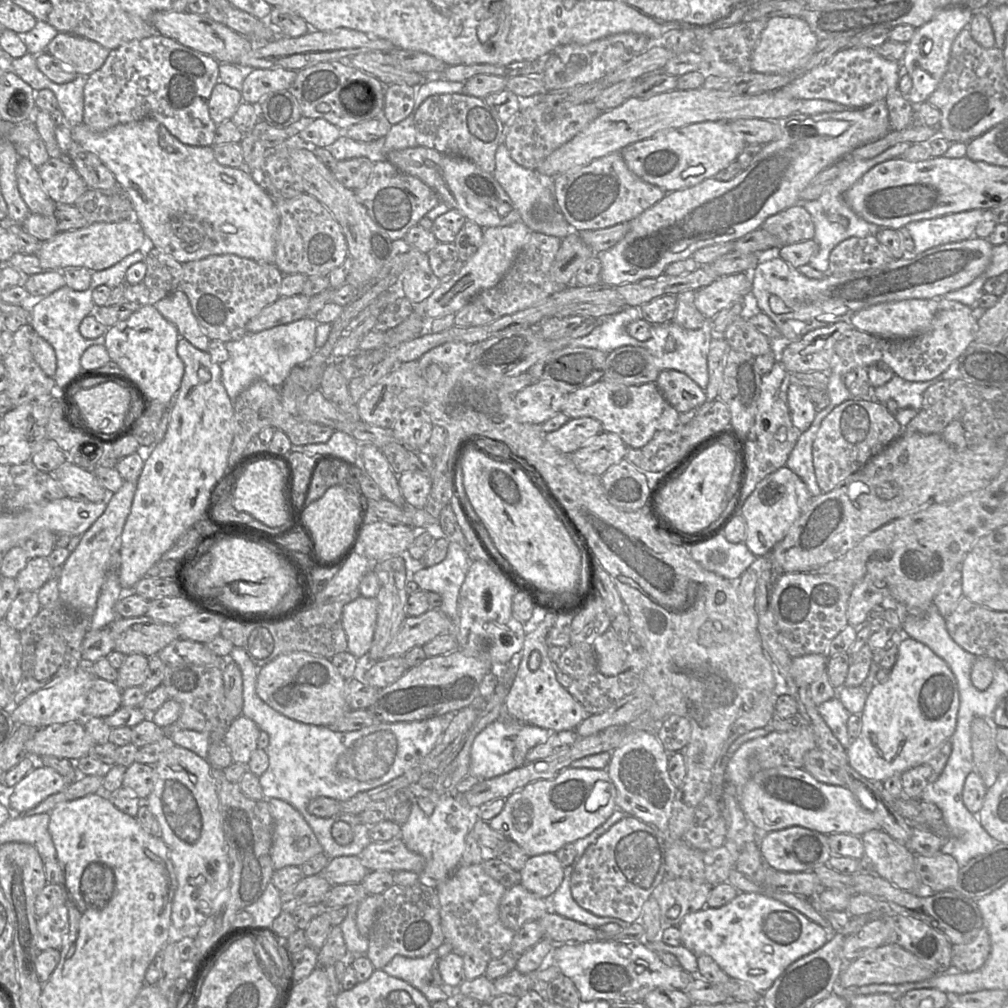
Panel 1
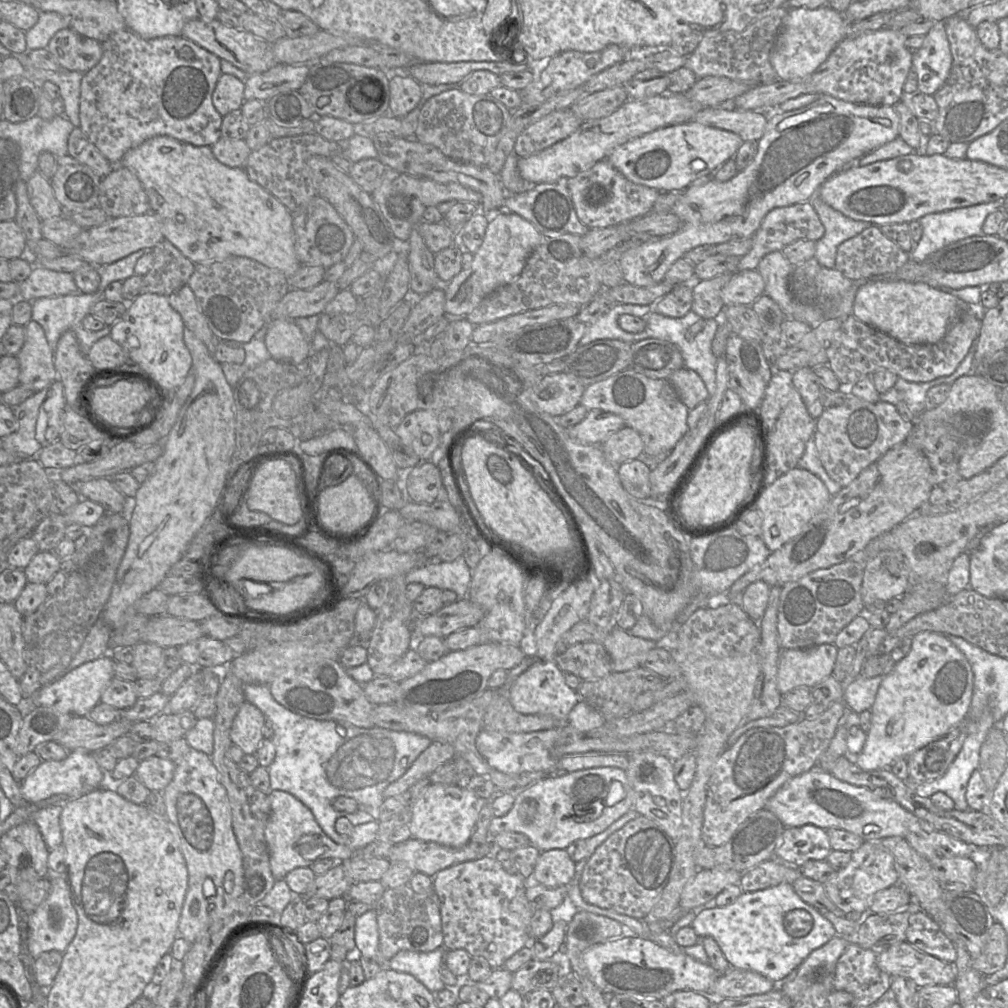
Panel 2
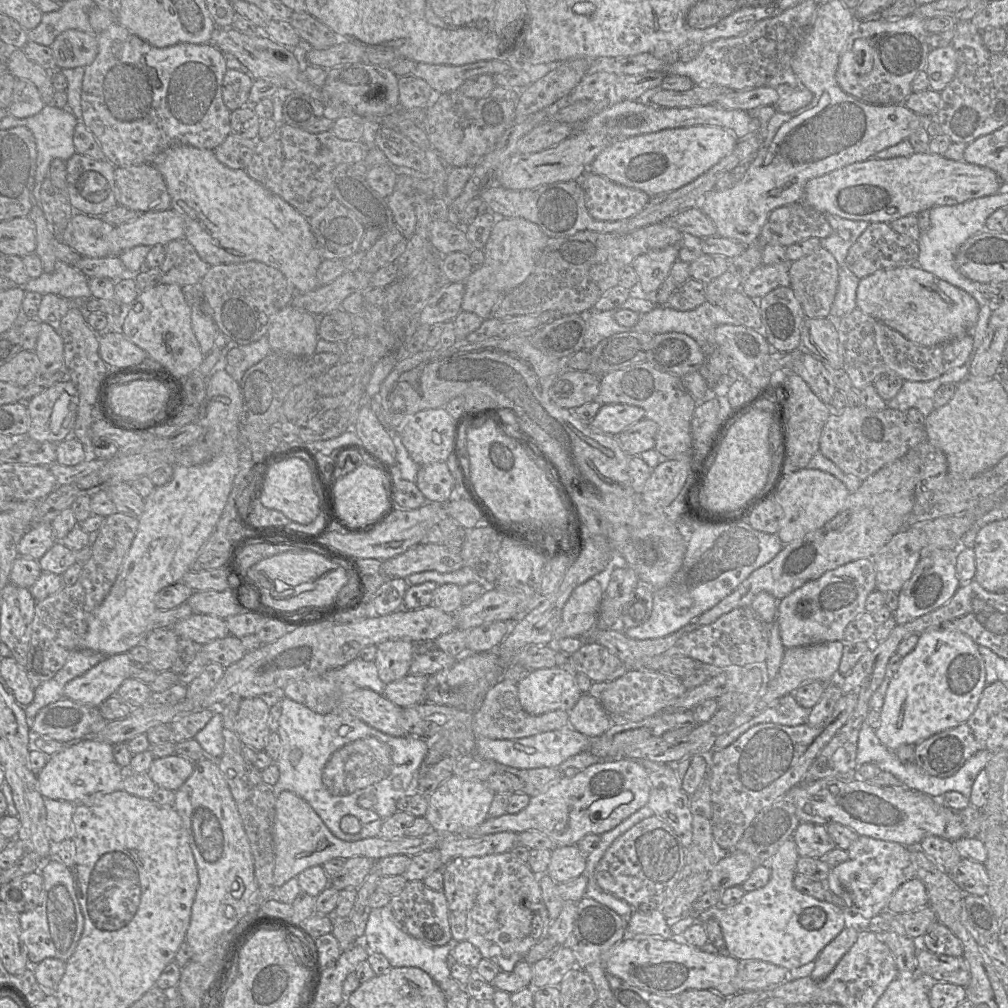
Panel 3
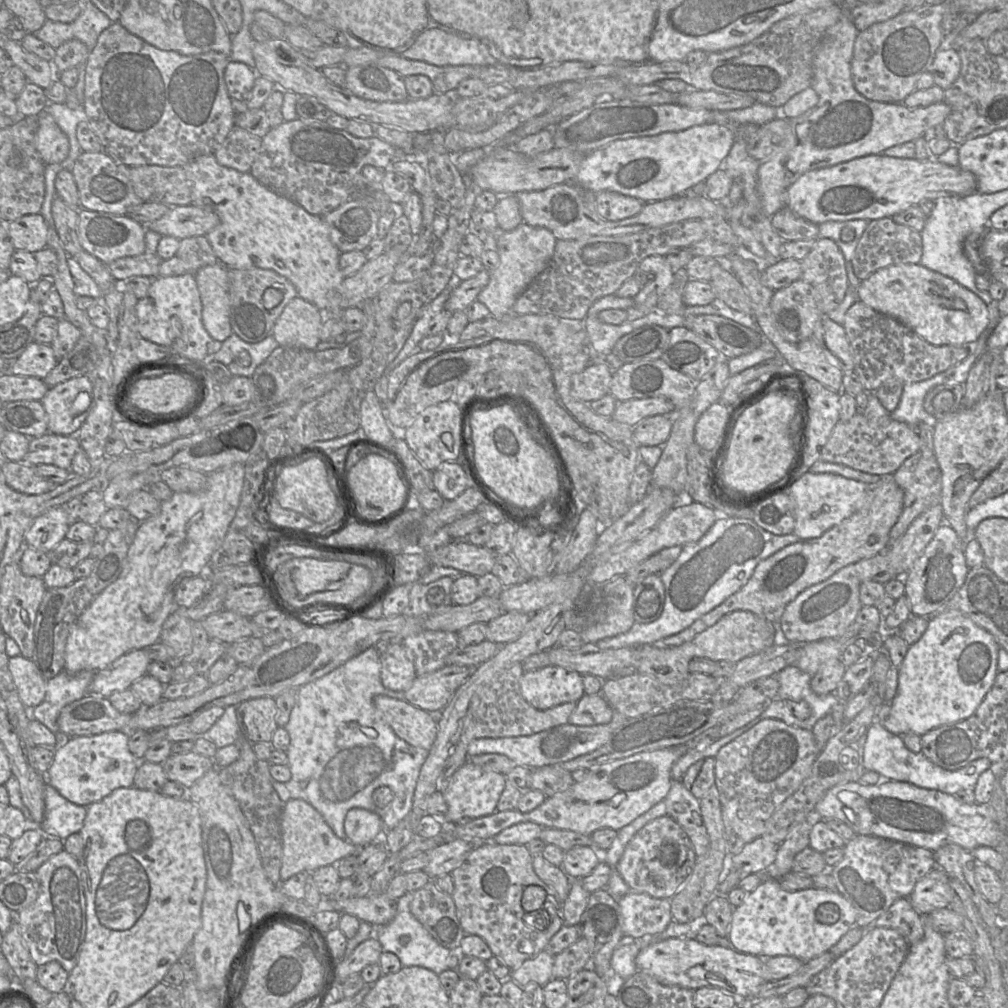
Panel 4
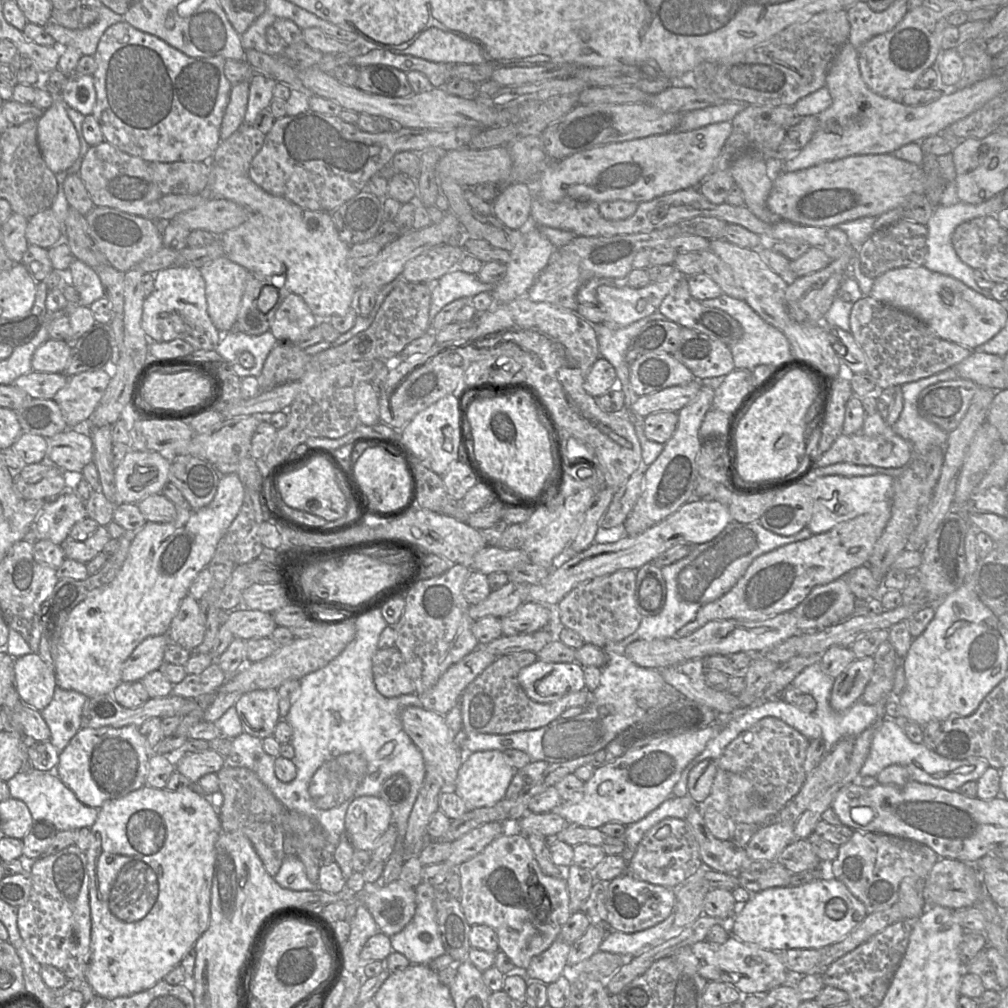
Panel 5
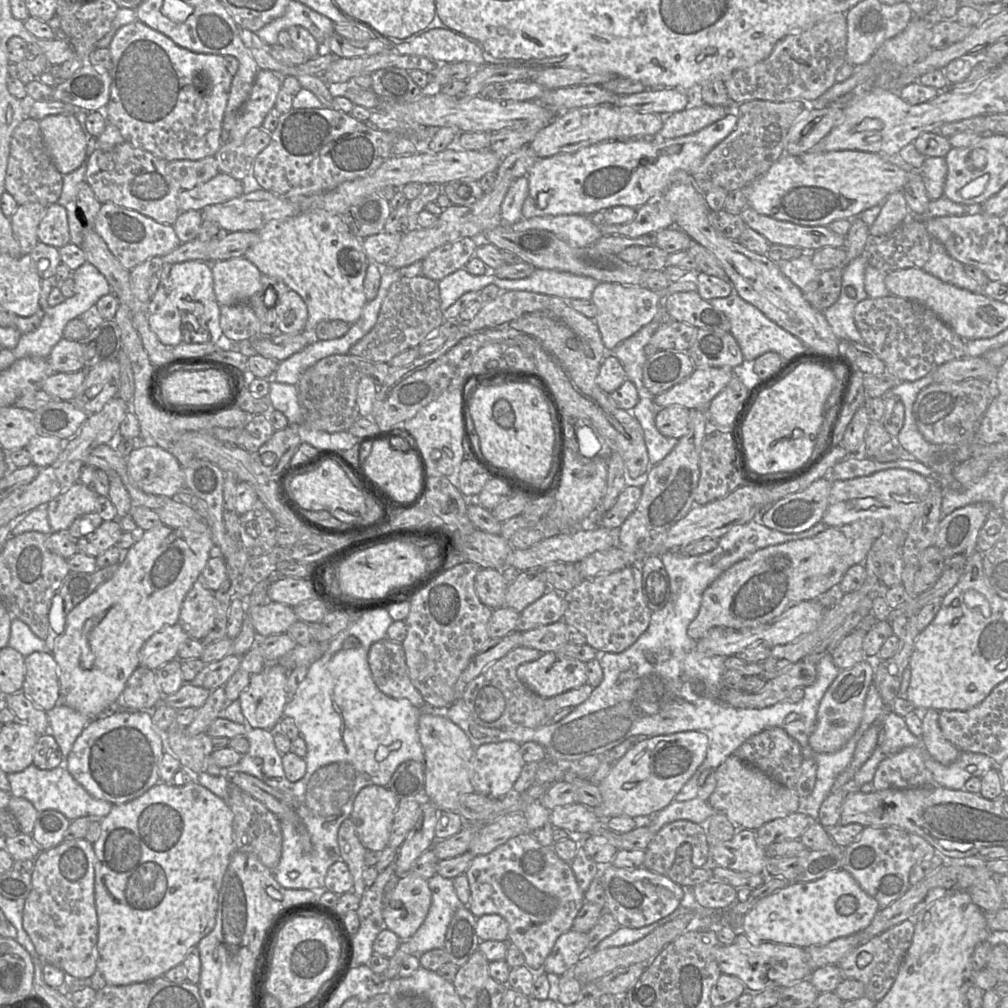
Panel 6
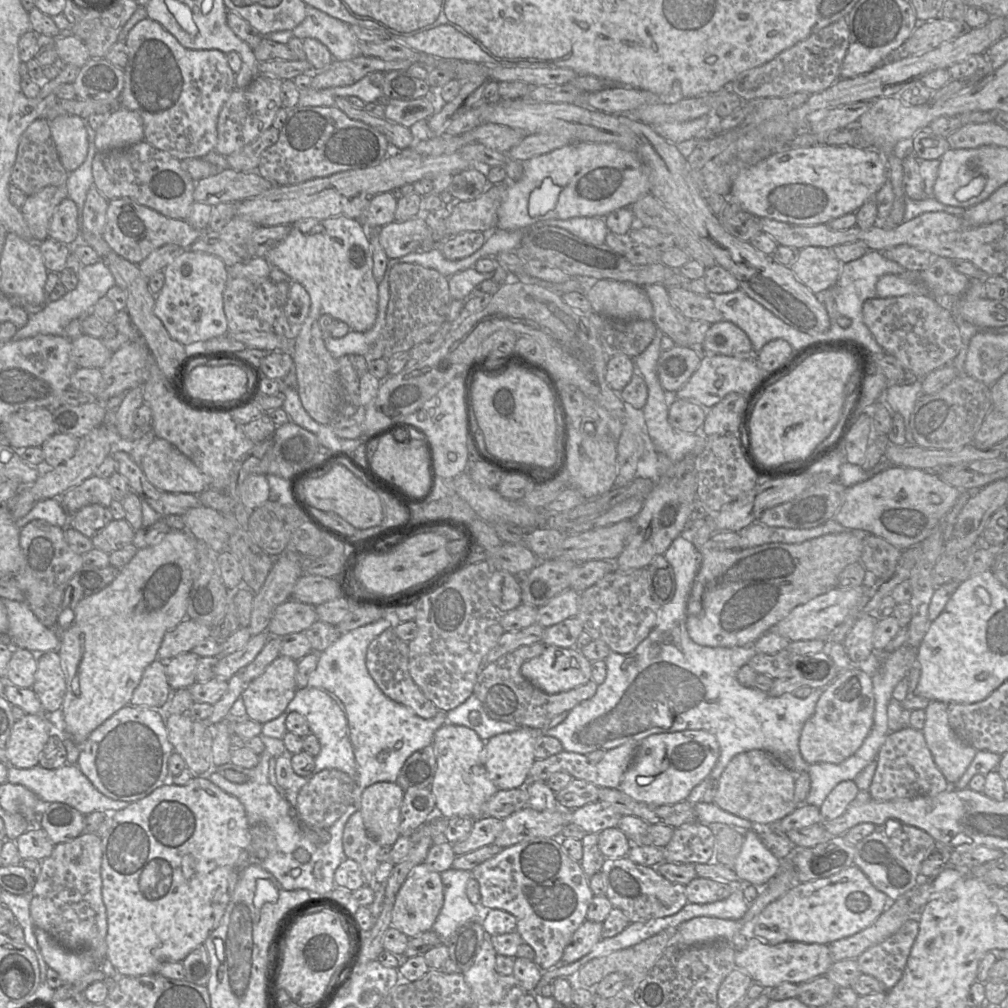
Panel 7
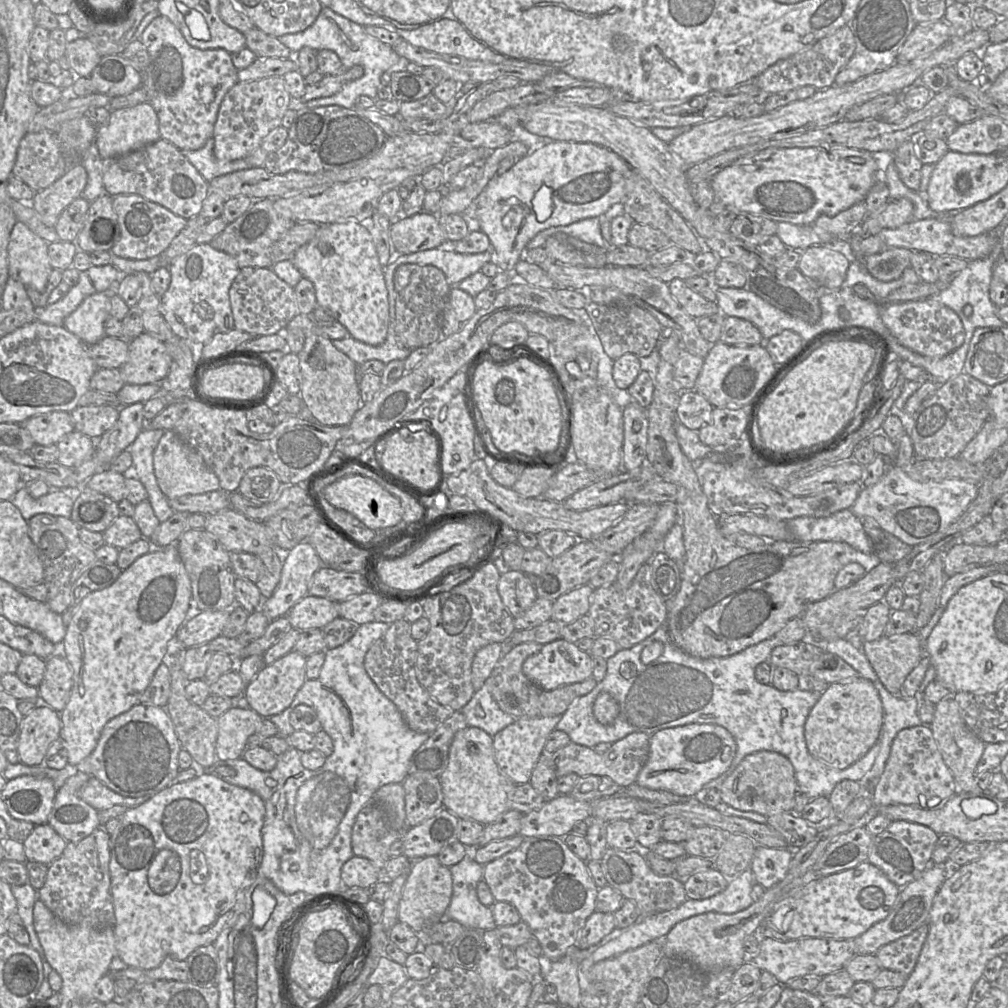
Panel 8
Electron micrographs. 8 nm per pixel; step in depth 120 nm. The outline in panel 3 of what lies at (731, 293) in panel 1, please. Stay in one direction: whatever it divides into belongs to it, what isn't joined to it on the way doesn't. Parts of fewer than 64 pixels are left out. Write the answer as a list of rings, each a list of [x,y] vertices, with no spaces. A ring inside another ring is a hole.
[[[761,265],[745,279],[740,290],[758,301],[777,287],[789,286],[789,265]]]

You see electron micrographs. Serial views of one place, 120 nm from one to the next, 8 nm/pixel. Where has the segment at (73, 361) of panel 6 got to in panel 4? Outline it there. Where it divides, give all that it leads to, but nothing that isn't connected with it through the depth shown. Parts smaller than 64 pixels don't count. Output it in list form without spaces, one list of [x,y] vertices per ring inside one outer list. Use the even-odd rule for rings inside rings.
[[[33,342],[15,361],[9,363],[6,373],[3,374],[44,379],[58,362],[50,344]]]

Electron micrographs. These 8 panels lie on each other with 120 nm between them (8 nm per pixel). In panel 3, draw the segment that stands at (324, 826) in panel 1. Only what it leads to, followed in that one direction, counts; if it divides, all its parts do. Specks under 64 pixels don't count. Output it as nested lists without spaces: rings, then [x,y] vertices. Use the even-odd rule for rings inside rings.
[[[282,694],[267,698],[281,699],[282,707],[277,730],[282,751],[275,762],[280,777],[272,787],[275,796],[282,791],[300,796],[340,840],[355,842],[378,837],[382,821],[397,812],[397,801],[415,791],[430,741],[412,735],[391,736],[352,715],[317,714]],[[396,776],[402,780],[401,789],[392,786],[392,779]],[[368,793],[376,797],[372,809],[357,804],[358,798]],[[345,815],[355,816],[361,822],[359,833],[347,834],[341,830],[340,820]]]

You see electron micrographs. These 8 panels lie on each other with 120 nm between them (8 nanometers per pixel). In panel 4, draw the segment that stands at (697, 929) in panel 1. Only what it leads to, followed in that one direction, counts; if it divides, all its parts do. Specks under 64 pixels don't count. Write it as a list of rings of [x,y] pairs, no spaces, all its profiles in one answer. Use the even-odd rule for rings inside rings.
[[[813,810],[790,831],[779,845],[774,863],[766,871],[761,872],[762,882],[755,890],[746,895],[741,905],[733,909],[728,939],[738,952],[755,955],[762,959],[772,956],[793,956],[807,962],[829,951],[856,924],[856,909],[839,892],[830,892],[815,887],[798,891],[786,891],[779,885],[779,879],[792,871],[796,854],[809,846],[810,831],[813,825],[821,819],[820,815]]]

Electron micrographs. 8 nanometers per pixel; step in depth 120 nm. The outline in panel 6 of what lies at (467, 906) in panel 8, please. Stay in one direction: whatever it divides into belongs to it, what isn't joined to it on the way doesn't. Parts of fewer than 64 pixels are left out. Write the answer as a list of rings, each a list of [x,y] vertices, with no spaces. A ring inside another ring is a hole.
[[[435,874],[427,882],[431,890],[430,909],[422,925],[408,939],[417,944],[416,956],[444,948],[448,925],[455,912],[464,906],[456,894],[452,879]]]

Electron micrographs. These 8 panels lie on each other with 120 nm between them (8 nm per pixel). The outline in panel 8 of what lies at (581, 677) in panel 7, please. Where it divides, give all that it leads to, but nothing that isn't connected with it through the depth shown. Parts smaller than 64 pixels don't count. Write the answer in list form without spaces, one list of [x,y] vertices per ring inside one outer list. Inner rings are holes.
[[[564,639],[544,644],[538,653],[526,658],[522,665],[524,675],[532,683],[547,691],[583,682],[592,677],[593,668],[593,657],[590,652],[584,652],[575,643]]]

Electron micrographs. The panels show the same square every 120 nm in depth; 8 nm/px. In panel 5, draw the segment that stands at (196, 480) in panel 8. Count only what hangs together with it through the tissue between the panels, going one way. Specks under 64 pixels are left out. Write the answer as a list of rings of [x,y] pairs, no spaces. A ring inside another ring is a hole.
[[[131,449],[115,469],[116,504],[135,503],[159,494],[169,482],[170,459],[155,451]]]

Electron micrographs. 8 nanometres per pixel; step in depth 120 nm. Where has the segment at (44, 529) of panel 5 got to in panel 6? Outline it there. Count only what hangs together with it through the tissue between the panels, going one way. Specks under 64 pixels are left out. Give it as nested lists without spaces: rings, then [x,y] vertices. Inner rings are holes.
[[[80,482],[50,501],[46,508],[52,532],[67,531],[82,515],[95,512],[98,494]]]

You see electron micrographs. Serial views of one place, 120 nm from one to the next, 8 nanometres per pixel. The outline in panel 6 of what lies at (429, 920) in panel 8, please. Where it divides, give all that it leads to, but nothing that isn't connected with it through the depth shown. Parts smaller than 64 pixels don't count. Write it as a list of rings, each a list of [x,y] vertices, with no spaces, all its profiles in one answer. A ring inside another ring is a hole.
[[[407,873],[384,897],[382,916],[385,926],[401,941],[408,940],[424,922],[430,905],[431,890],[427,880]]]

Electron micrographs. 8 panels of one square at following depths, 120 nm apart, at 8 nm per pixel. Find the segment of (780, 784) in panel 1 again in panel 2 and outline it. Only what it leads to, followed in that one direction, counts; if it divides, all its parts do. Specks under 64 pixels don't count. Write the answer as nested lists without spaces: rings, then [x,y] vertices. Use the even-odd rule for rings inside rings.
[[[811,769],[787,781],[767,801],[763,809],[775,814],[786,828],[806,824],[825,830],[838,828],[852,832],[864,841],[893,836],[905,838],[909,827],[915,823],[919,823],[925,831],[936,831],[894,799],[883,797],[866,787],[843,782],[822,769]]]

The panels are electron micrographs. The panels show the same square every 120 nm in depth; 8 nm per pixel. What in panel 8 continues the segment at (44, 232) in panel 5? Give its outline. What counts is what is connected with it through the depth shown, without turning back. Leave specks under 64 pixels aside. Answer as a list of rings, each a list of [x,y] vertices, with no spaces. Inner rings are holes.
[[[78,197],[63,210],[54,226],[61,241],[76,242],[84,226],[90,203],[85,198]]]

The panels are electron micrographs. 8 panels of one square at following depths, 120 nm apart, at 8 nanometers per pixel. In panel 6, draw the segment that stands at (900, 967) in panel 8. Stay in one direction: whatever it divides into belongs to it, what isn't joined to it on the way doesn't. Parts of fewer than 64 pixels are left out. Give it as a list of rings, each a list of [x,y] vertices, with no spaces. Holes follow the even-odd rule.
[[[907,919],[858,946],[837,963],[843,977],[862,982],[865,988],[864,996],[877,1003],[888,993],[894,983],[902,960],[911,945],[914,929],[914,920]],[[862,952],[870,953],[872,960],[868,965],[860,968],[857,965],[857,958]]]

